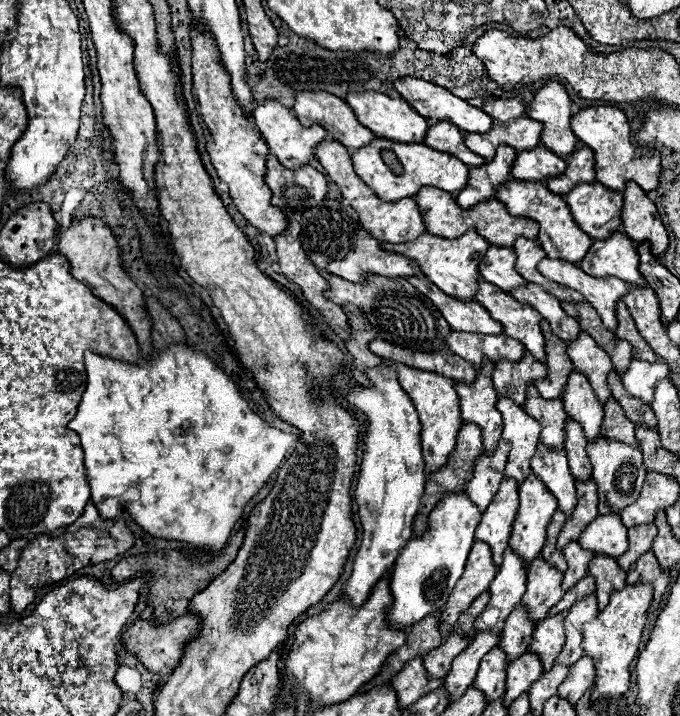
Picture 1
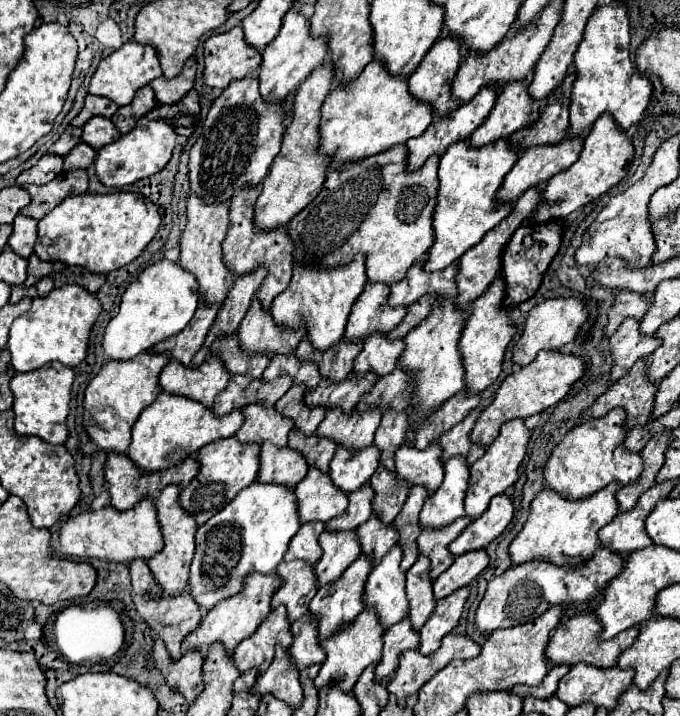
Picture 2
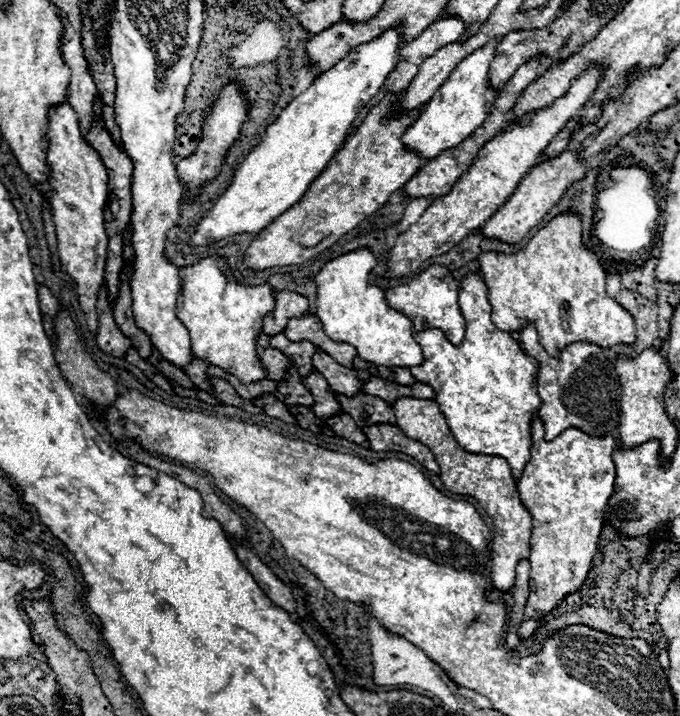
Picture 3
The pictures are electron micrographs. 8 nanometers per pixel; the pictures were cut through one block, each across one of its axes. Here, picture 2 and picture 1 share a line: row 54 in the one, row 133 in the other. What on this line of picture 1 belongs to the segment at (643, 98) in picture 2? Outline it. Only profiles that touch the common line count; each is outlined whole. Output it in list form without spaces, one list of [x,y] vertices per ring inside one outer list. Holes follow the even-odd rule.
[[[592,106],[584,108],[570,120],[574,134],[580,142],[594,150],[596,180],[612,190],[624,190],[628,180],[640,184],[642,190],[656,190],[660,178],[660,152],[654,148],[634,146],[630,140],[630,126],[626,114],[614,106]]]

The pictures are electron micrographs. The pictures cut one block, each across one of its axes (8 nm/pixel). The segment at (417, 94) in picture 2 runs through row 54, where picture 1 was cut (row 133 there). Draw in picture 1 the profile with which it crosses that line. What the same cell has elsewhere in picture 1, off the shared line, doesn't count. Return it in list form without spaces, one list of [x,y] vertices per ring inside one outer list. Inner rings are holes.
[[[434,122],[430,126],[430,130],[424,136],[426,146],[438,150],[438,152],[448,152],[454,154],[456,158],[460,158],[466,166],[480,166],[484,164],[484,158],[472,154],[466,146],[464,146],[464,134],[458,126],[454,126],[452,122]]]

